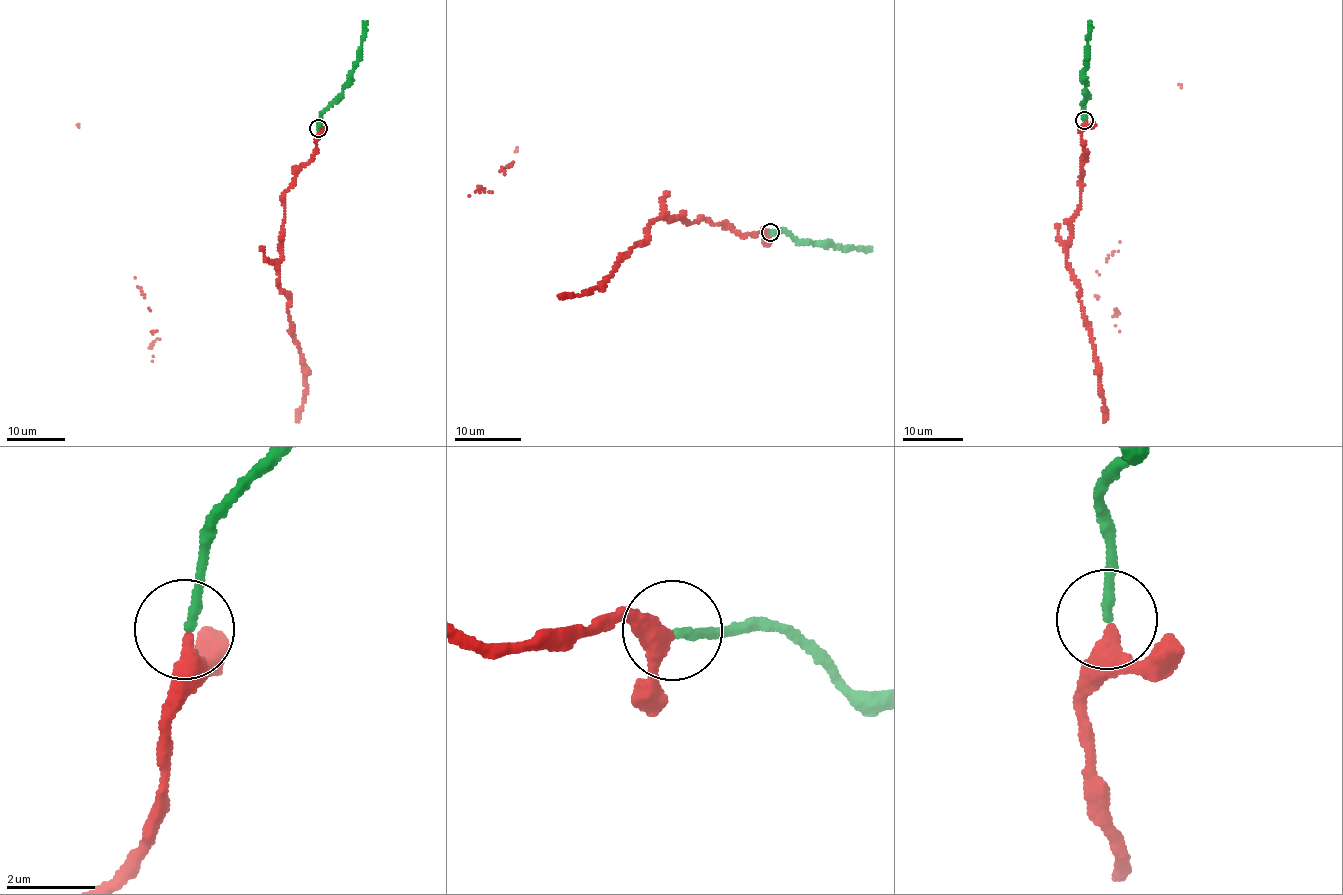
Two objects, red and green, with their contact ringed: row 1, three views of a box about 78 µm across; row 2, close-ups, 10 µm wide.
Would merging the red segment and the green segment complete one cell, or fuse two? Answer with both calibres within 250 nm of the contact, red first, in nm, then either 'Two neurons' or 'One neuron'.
Thickness 320 nm (red) against 200 nm. One neuron

